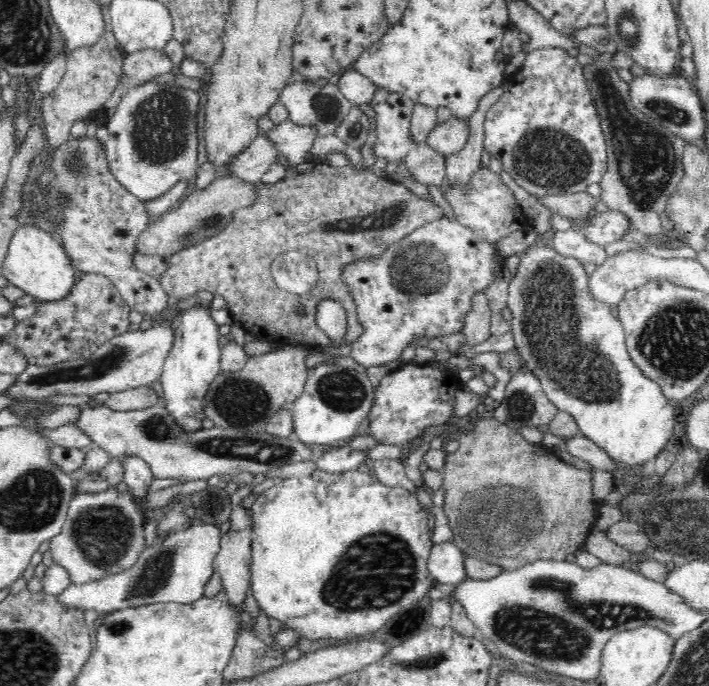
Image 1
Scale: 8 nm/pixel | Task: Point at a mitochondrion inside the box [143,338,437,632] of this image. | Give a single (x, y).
(378, 570)

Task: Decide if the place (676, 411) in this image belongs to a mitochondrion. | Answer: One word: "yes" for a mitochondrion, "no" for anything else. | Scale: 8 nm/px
no

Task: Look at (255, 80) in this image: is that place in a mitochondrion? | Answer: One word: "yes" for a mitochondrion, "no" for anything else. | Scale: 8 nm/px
no

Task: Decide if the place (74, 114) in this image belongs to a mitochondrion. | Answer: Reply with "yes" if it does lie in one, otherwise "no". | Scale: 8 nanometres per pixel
no

